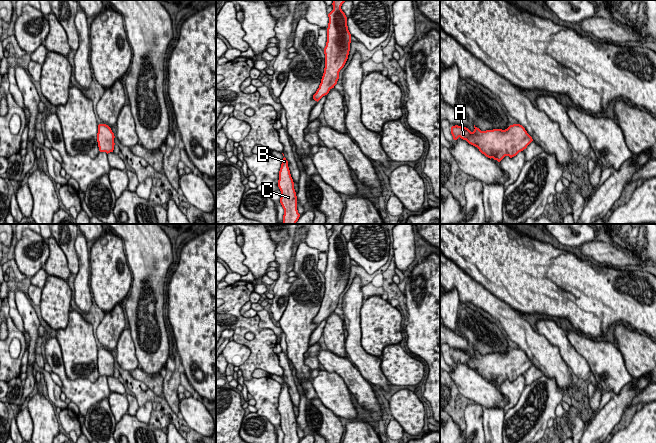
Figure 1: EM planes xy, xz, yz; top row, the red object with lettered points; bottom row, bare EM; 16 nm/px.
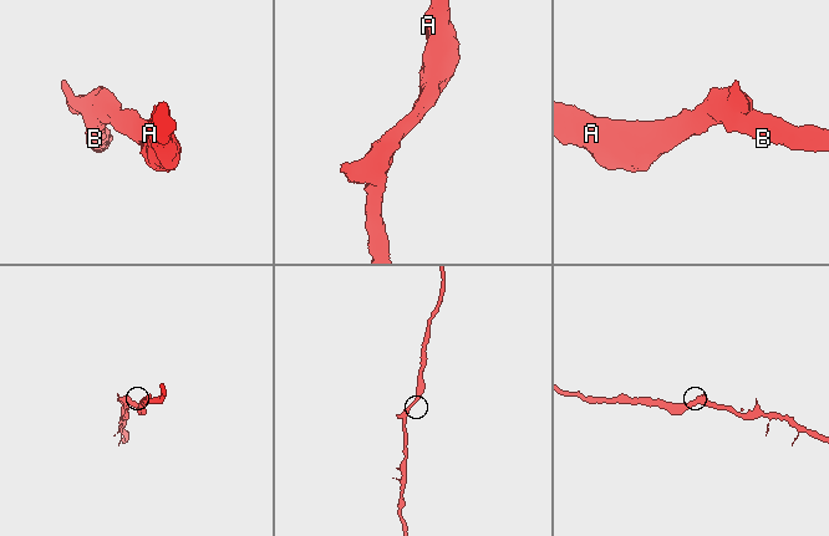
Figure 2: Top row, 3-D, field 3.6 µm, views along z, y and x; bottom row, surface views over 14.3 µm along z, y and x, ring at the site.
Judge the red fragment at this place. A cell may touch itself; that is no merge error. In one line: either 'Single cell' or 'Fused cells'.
Single cell

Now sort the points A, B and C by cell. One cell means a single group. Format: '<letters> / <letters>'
A B C

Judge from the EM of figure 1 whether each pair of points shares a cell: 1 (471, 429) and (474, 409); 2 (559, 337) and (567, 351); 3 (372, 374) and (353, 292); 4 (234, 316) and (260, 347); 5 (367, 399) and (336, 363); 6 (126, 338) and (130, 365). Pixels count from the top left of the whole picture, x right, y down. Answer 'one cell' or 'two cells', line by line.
1: one cell
2: one cell
3: one cell
4: one cell
5: one cell
6: one cell

